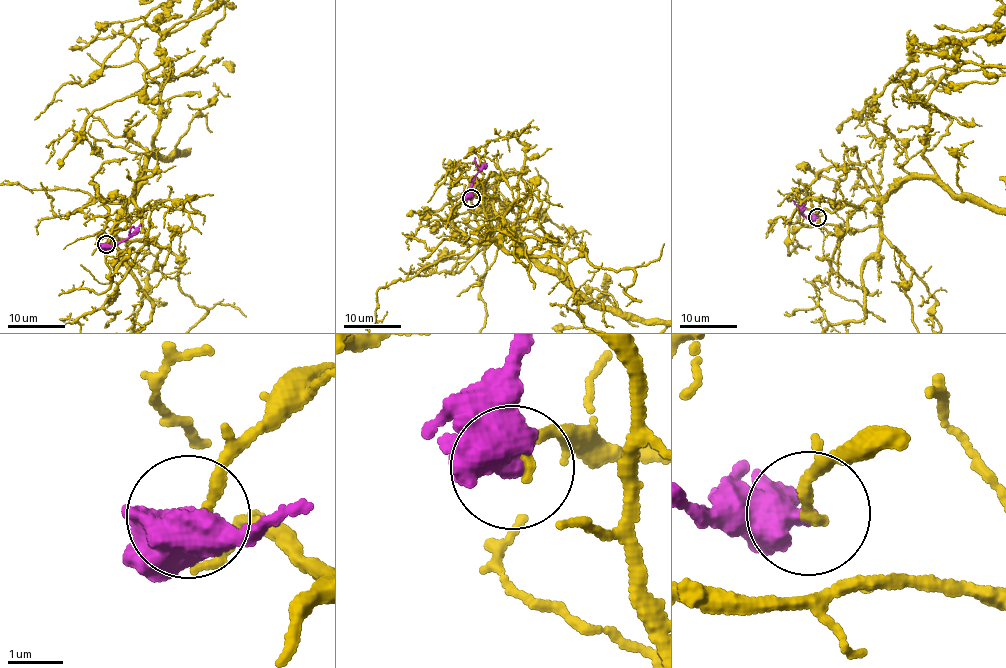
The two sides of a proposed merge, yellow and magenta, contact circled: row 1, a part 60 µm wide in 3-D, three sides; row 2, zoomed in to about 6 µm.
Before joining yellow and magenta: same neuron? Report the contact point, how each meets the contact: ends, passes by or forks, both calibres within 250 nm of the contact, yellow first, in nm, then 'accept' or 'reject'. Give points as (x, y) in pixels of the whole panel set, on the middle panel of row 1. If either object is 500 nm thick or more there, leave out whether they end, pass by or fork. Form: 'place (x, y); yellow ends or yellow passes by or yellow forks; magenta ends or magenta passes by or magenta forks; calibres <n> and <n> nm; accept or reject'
place (471, 198); calibres 220 and 600 nm; reject

